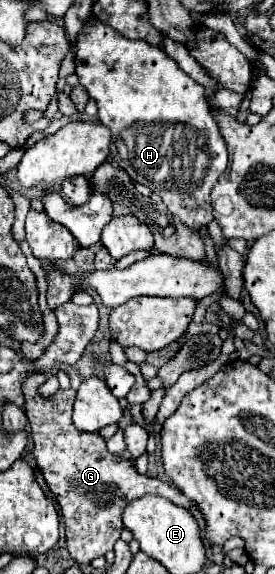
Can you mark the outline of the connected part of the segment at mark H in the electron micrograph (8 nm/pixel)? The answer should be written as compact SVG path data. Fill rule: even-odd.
M90 20L76 44L76 74L80 84L88 90L90 98L98 104L98 118L112 132L110 158L124 166L130 178L138 184L148 186L156 192L166 208L176 214L190 230L200 230L212 222L210 192L214 182L222 176L228 166L226 144L218 132L218 126L210 114L206 102L206 90L194 82L182 68L168 58L162 48L150 46L148 42L136 42L118 34L112 26Z

